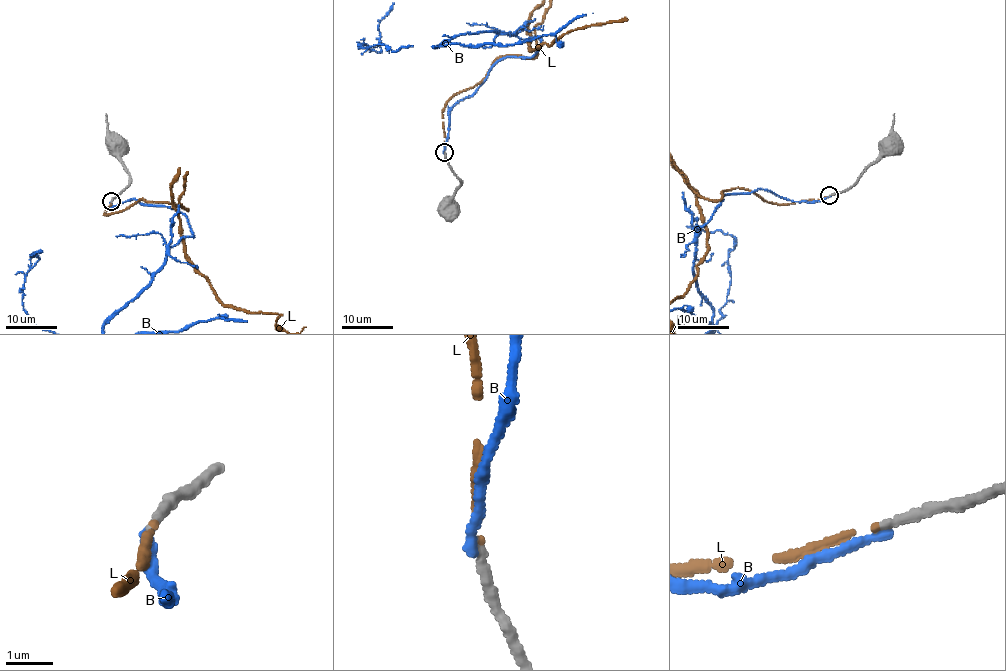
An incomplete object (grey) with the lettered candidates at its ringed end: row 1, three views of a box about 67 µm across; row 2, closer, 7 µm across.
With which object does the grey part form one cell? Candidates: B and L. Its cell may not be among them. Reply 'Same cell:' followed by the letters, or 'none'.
Same cell: L

